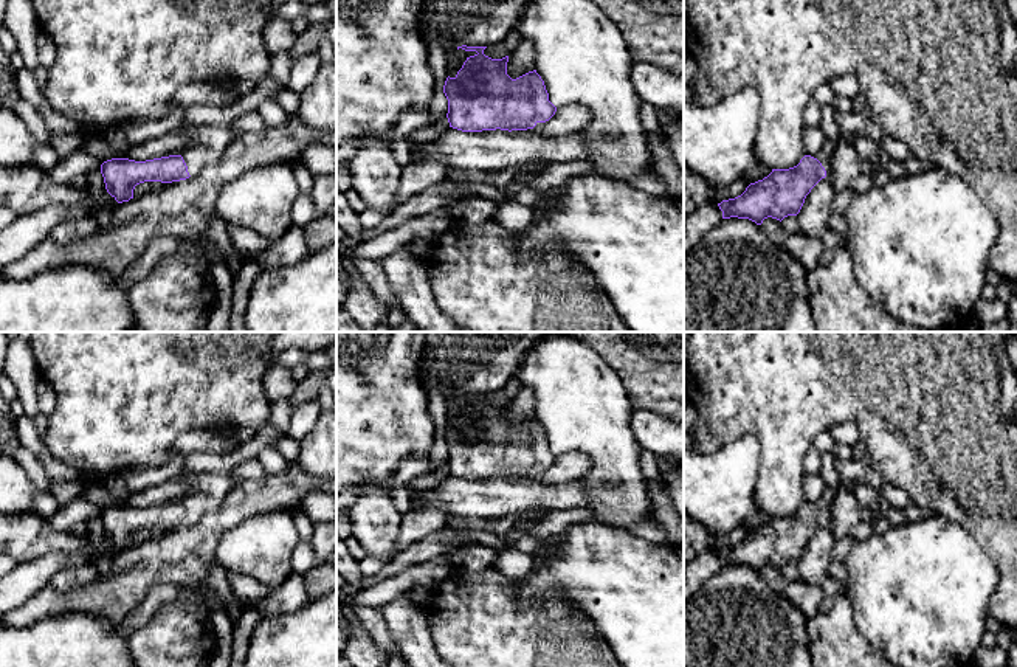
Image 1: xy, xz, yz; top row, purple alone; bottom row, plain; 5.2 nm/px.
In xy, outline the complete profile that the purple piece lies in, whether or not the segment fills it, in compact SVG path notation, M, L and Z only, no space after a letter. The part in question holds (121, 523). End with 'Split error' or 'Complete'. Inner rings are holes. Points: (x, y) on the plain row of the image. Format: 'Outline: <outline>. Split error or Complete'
Outline: M203 472L195 475L195 489L181 503L146 509L112 506L101 512L107 540L118 549L133 546L133 537L144 529L172 530L197 523L206 512L217 509L231 489L226 473Z. Split error

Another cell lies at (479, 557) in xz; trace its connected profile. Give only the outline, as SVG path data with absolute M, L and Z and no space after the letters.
M485 544L453 549L442 557L442 560L450 563L454 569L467 569L471 572L491 568L496 558L498 558L498 549Z

